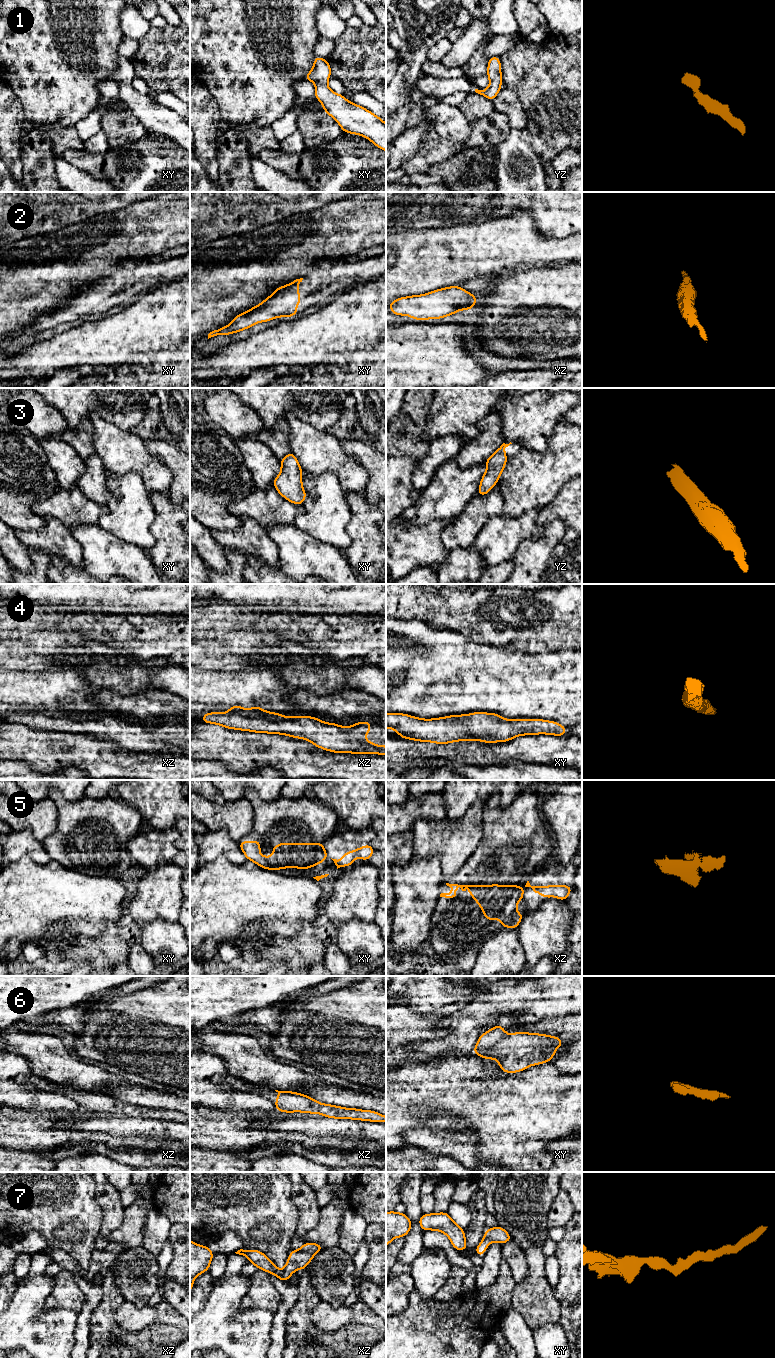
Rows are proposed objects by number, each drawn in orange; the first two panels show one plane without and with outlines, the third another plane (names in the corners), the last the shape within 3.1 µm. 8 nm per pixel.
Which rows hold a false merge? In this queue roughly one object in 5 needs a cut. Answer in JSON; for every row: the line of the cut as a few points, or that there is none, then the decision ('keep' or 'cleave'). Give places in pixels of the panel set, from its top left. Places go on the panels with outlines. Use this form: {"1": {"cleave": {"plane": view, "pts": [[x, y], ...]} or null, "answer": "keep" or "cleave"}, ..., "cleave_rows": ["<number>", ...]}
{"1": {"cleave": null, "answer": "keep"}, "2": {"cleave": null, "answer": "keep"}, "3": {"cleave": null, "answer": "keep"}, "4": {"cleave": null, "answer": "keep"}, "5": {"cleave": {"plane": "xz", "pts": [[522, 891], [523, 896]]}, "answer": "cleave"}, "6": {"cleave": null, "answer": "keep"}, "7": {"cleave": null, "answer": "keep"}, "cleave_rows": ["5"]}

